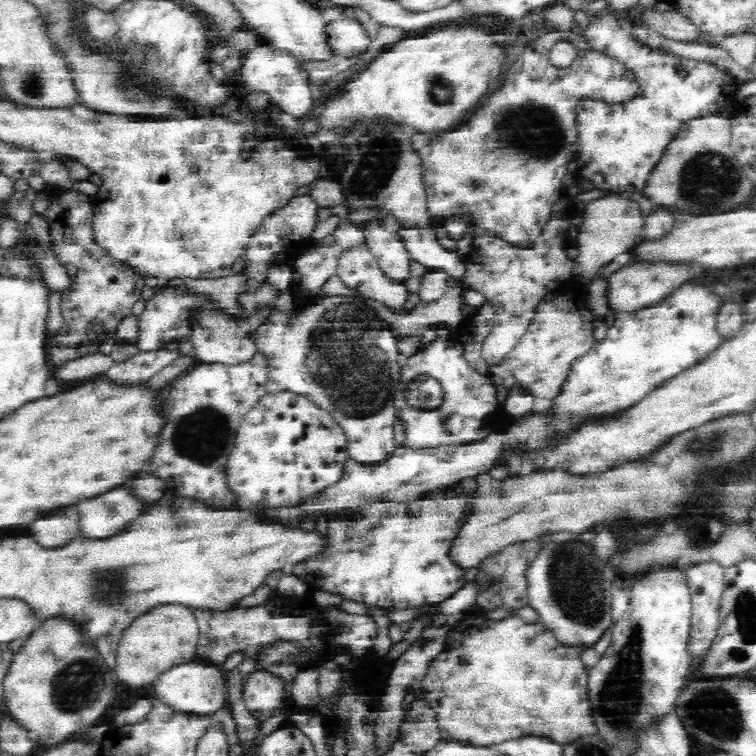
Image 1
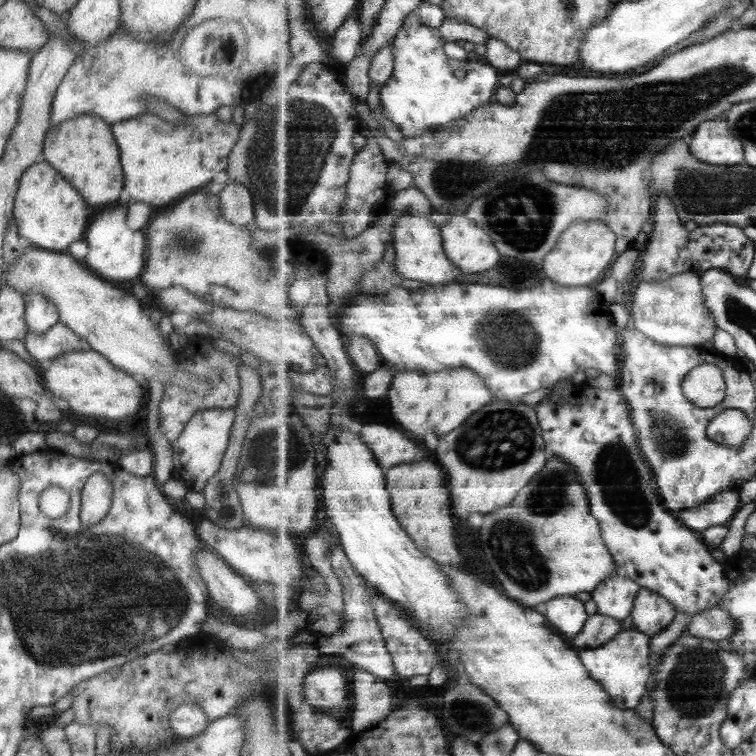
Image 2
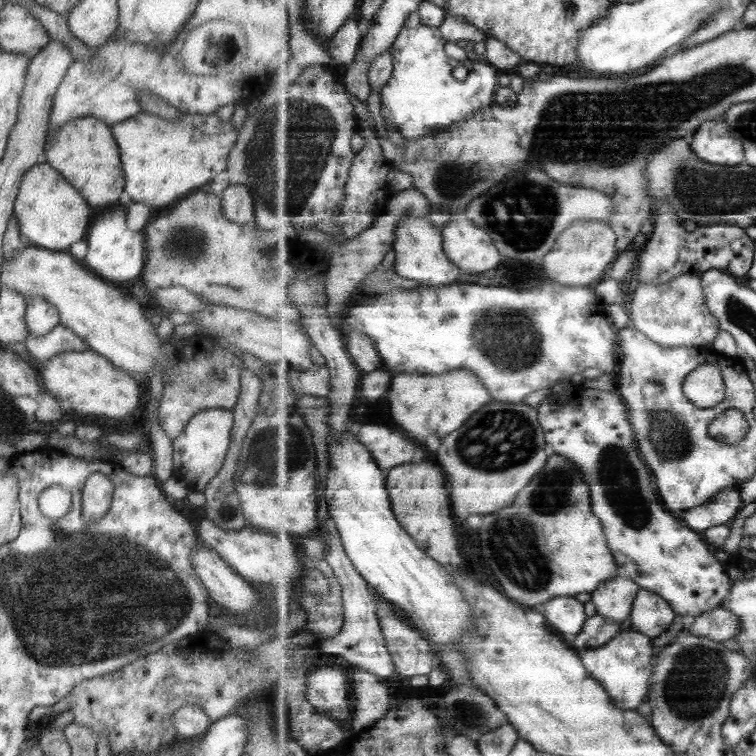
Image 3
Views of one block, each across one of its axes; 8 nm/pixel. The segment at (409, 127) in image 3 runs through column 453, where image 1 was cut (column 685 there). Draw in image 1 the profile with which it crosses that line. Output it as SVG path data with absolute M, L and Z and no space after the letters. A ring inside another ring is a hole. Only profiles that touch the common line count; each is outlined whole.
M612 10L598 15L589 14L589 26L584 35L587 43L594 50L617 58L636 76L638 94L624 102L608 103L604 100L593 101L592 99L581 99L578 102L575 110L575 118L578 122L578 128L576 128L578 130L578 152L576 152L578 170L586 180L594 184L595 188L605 193L627 195L640 192L646 186L646 180L652 168L658 164L666 147L680 132L682 126L689 120L706 114L726 115L736 103L735 92L739 84L725 70L718 69L710 62L682 58L664 52L662 49L652 50L648 45L641 44L632 35L622 31ZM678 68L686 70L684 78L678 74Z

